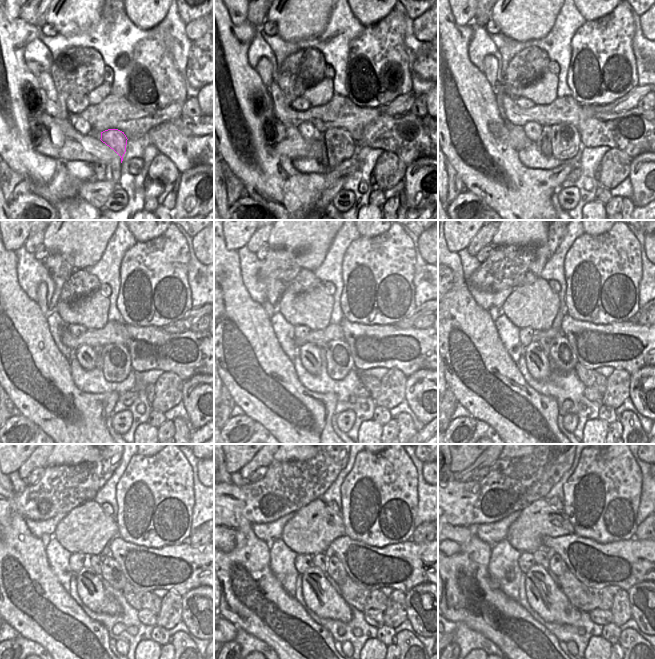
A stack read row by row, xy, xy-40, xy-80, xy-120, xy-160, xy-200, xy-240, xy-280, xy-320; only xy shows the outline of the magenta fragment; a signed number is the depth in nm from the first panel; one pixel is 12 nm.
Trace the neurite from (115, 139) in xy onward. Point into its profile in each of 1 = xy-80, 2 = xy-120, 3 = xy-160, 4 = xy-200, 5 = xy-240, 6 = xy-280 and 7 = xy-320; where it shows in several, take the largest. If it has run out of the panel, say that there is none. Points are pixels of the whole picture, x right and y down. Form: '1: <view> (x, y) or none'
1: xy-80 (564, 137)
2: xy-120 (116, 358)
3: xy-160 (340, 362)
4: xy-200 (565, 359)
5: xy-240 (111, 572)
6: xy-280 (335, 568)
7: xy-320 (557, 565)

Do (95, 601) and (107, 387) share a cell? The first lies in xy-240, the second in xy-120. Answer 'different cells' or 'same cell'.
different cells

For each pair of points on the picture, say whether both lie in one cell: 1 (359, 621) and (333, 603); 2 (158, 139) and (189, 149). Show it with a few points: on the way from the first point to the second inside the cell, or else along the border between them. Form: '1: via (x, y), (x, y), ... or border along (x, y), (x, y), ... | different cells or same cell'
1: border along (351, 608), (351, 618), (346, 622), (328, 618) | different cells
2: via (166, 139), (181, 145) | same cell

